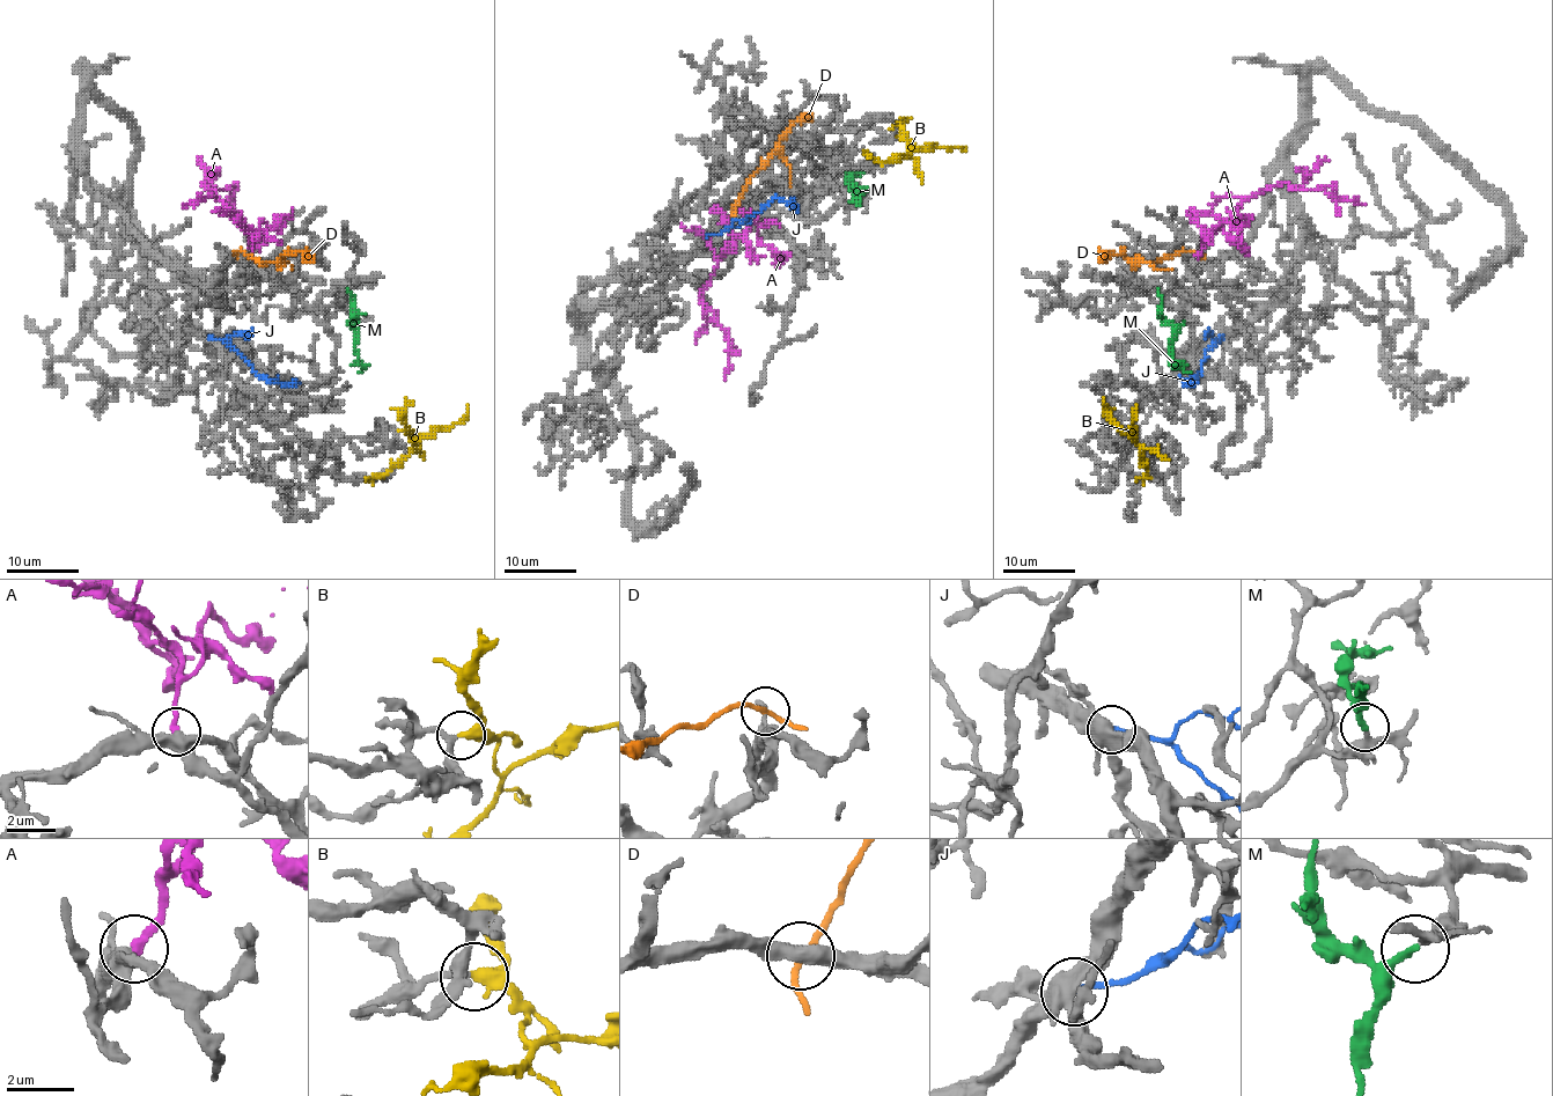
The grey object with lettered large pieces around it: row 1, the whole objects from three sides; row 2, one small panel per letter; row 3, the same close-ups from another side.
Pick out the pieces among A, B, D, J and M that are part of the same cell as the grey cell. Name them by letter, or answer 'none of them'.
A, B, M

